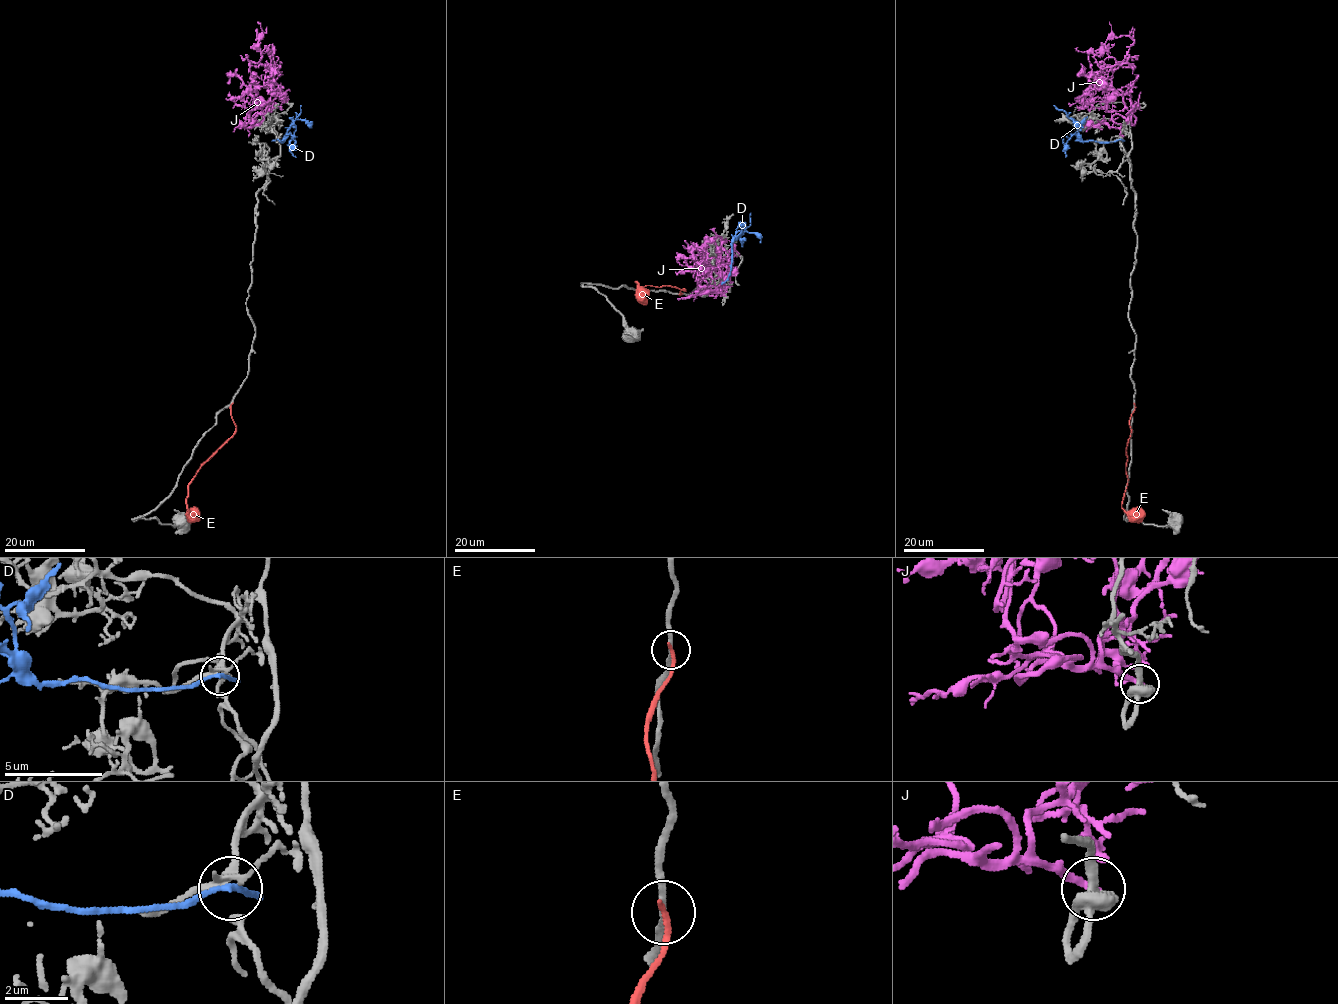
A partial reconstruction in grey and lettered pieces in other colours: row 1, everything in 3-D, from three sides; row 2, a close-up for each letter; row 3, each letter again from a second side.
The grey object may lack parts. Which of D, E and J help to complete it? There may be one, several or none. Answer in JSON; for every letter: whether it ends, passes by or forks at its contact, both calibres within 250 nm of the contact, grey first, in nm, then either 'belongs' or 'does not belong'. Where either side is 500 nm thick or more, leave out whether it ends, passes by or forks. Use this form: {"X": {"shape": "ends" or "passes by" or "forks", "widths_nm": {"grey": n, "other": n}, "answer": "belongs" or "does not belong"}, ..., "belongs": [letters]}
{"D": {"shape": "passes by", "widths_nm": {"grey": 170, "other": 160}, "answer": "does not belong"}, "E": {"shape": "ends", "widths_nm": {"grey": 200, "other": 220}, "answer": "does not belong"}, "J": {"shape": "ends", "widths_nm": {"grey": 320, "other": 240}, "answer": "belongs"}, "belongs": ["J"]}

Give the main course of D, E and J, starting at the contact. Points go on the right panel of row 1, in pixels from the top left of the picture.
D: (1120, 140), (1083, 141), (1064, 111), (1053, 105)
E: (1135, 405), (1125, 450), (1127, 484), (1121, 504), (1126, 511), (1142, 511), (1145, 514)
J: (1137, 103), (1128, 110), (1097, 90), (1129, 64), (1105, 42), (1128, 35), (1131, 46)

